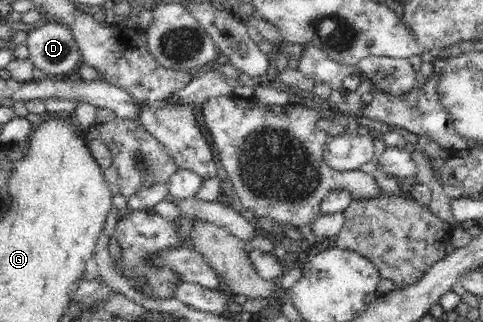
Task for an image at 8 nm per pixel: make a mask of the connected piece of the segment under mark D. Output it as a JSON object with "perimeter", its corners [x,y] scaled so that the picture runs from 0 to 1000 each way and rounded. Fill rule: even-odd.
{"perimeter":[[[91,59],[54,115],[60,186],[99,239],[126,239],[170,193],[147,93]]]}

